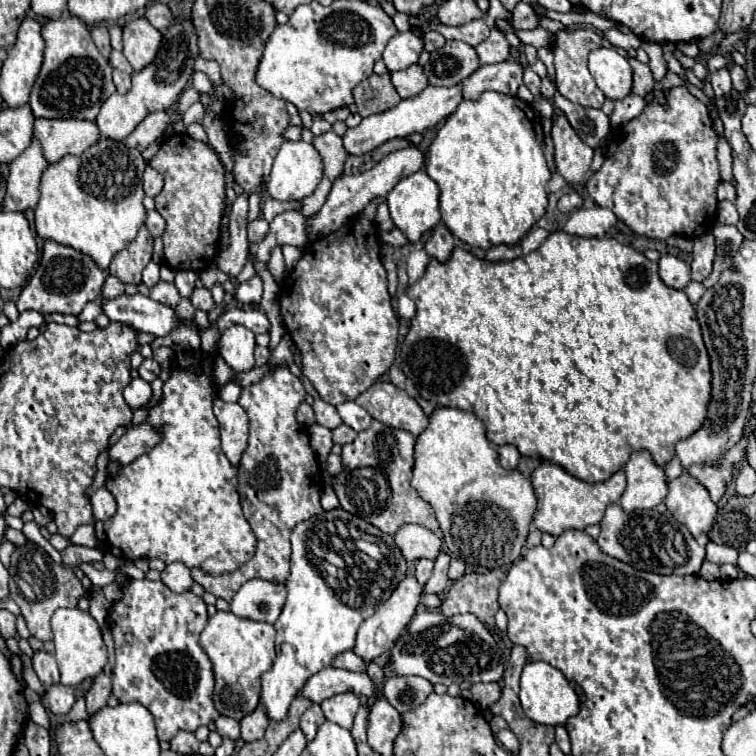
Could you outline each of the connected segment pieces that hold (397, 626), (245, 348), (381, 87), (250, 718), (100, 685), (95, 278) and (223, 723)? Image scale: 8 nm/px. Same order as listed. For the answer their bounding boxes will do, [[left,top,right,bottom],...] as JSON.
[[353,576,423,664],[219,324,255,372],[353,72,401,118],[241,704,269,742],[85,672,111,714],[17,240,107,316],[215,716,239,740]]

